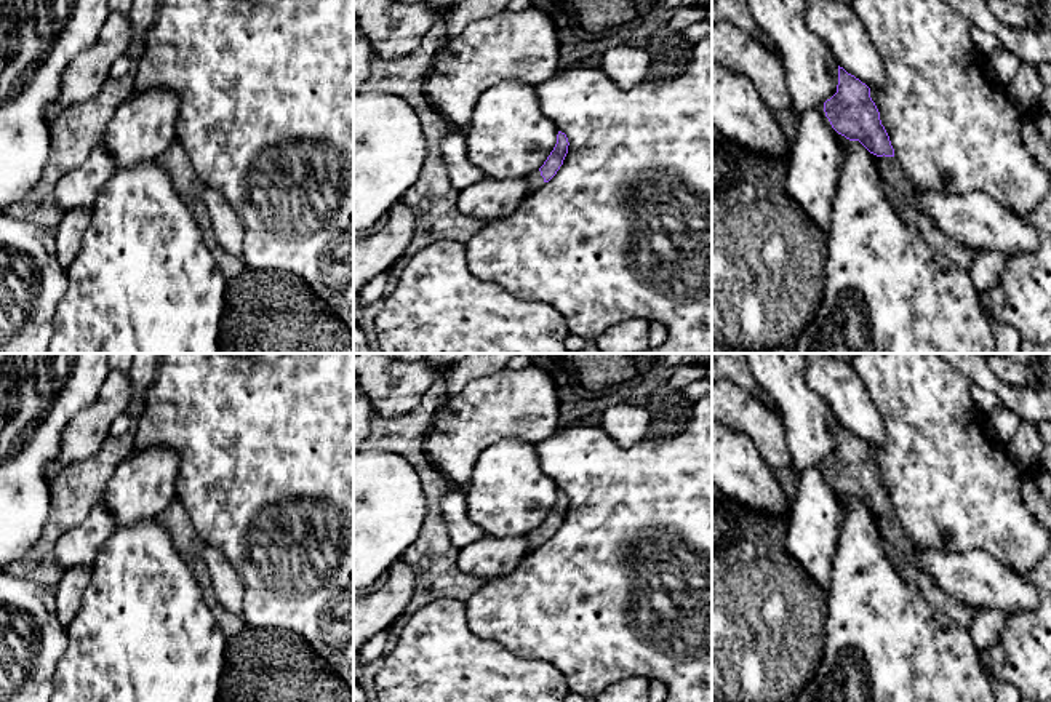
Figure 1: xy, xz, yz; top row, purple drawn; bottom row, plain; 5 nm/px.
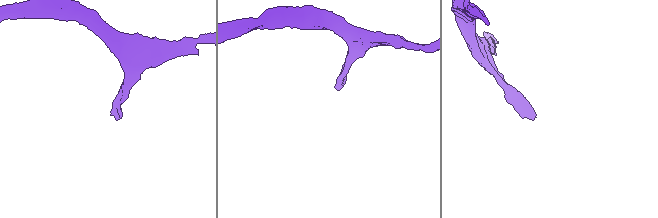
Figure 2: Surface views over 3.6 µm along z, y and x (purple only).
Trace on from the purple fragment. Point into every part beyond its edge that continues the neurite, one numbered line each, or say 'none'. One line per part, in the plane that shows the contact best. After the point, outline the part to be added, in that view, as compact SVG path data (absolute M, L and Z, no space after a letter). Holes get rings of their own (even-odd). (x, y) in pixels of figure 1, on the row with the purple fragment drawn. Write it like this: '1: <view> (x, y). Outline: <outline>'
1: yz (898, 189). Outline: M873 155L873 158L880 173L881 190L896 213L905 222L913 224L931 248L952 259L958 267L969 270L973 251L947 238L934 227L933 219L917 206L915 197L918 190L902 171L897 158L885 155Z

